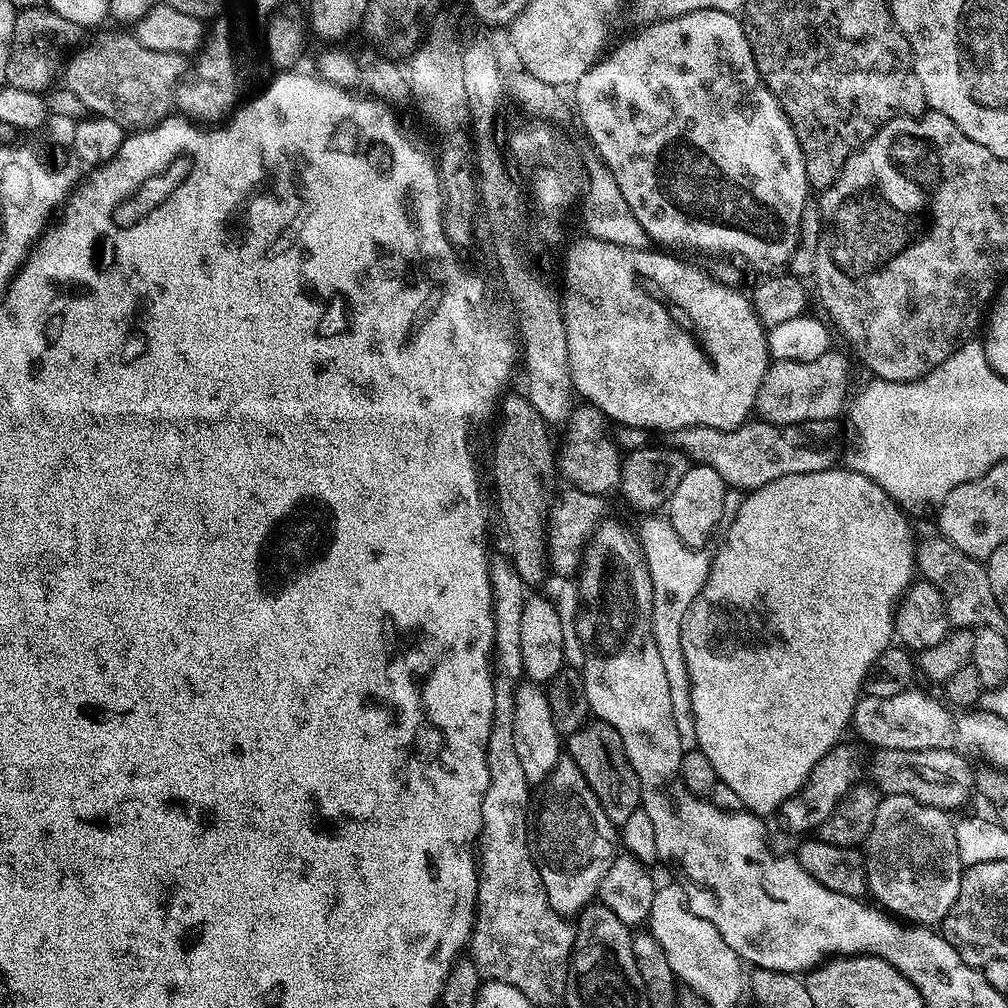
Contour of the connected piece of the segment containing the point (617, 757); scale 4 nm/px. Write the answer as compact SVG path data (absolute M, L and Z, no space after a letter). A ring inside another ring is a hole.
M589 719L588 723L584 724L573 736L567 737L566 752L577 764L578 770L582 770L586 782L590 782L610 822L617 826L624 825L630 814L640 807L640 783L638 774L634 774L634 770L628 767L628 760L624 756L622 738L619 734L605 720Z

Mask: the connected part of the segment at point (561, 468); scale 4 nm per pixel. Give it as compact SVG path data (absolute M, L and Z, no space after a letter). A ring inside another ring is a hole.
M584 402L573 407L566 420L568 429L564 437L558 440L558 472L561 477L568 479L567 483L573 488L582 490L591 496L603 497L620 483L621 449L614 439L613 433L608 433L609 421L604 413Z

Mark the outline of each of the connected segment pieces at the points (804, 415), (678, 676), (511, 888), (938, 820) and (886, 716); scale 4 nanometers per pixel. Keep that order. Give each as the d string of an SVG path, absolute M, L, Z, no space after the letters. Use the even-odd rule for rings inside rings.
M829 350L814 362L769 363L755 396L757 417L769 424L805 425L810 421L838 418L848 390L848 362L836 350Z
M648 514L638 527L640 547L644 550L644 561L648 564L652 579L652 629L654 642L658 642L658 655L662 657L662 667L666 670L666 683L670 685L670 707L674 709L674 726L678 726L678 734L682 746L687 749L696 748L696 731L694 730L694 714L692 713L692 683L686 670L686 654L682 654L682 622L698 594L704 589L708 577L709 553L697 550L680 540L671 522L660 514Z
M507 555L491 557L488 566L489 584L492 587L492 618L493 618L493 638L494 645L494 675L492 685L494 686L494 718L490 726L490 738L488 739L488 773L490 782L486 794L482 798L482 822L484 827L480 829L478 841L478 867L476 869L476 921L472 923L472 935L470 937L470 959L476 964L481 977L490 980L501 980L526 994L526 998L534 1006L540 1004L556 1004L565 999L568 991L568 965L572 963L572 947L576 941L576 928L571 919L565 918L556 912L554 906L550 904L550 898L546 894L546 886L542 882L540 872L536 869L534 859L534 848L530 843L530 812L528 816L528 791L530 785L526 774L522 771L522 765L518 763L518 750L514 750L514 696L513 692L518 687L518 681L525 675L523 668L522 650L519 649L519 630L521 629L521 617L523 606L526 599L526 585L523 578L518 574L518 570L512 565L511 559Z
M884 796L883 799L881 799L880 805L878 806L878 814L874 814L874 826L870 830L870 834L866 841L866 849L868 848L868 852L866 851L866 888L868 892L876 888L876 893L871 895L871 899L875 901L883 911L890 914L893 908L896 908L894 913L892 913L893 917L898 918L900 913L904 912L904 915L900 917L900 920L911 922L916 926L936 926L944 921L946 914L954 906L954 902L958 898L966 867L966 865L960 860L960 855L958 854L956 825L953 817L950 818L948 816L951 815L949 815L945 809L926 806L922 802L918 802L909 796Z
M917 690L894 694L890 698L874 698L861 695L854 706L851 731L857 732L873 749L886 750L938 750L955 749L956 724L952 721L953 713L943 703L939 704L930 696Z

